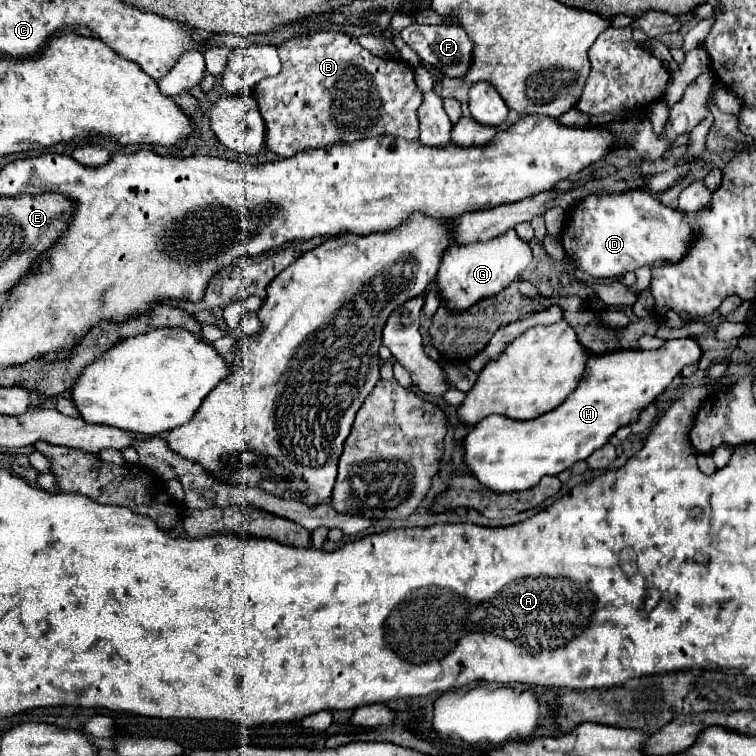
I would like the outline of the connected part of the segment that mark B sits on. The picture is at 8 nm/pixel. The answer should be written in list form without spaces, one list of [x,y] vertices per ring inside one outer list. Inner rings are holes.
[[[317,32],[293,38],[279,46],[279,58],[283,64],[281,72],[261,80],[253,92],[261,116],[267,122],[267,148],[271,152],[277,152],[283,158],[293,158],[309,148],[327,148],[337,142],[351,144],[379,134],[393,134],[407,140],[419,138],[417,108],[421,106],[421,90],[415,84],[413,68],[409,64],[373,56],[359,46],[357,38],[337,32]]]

